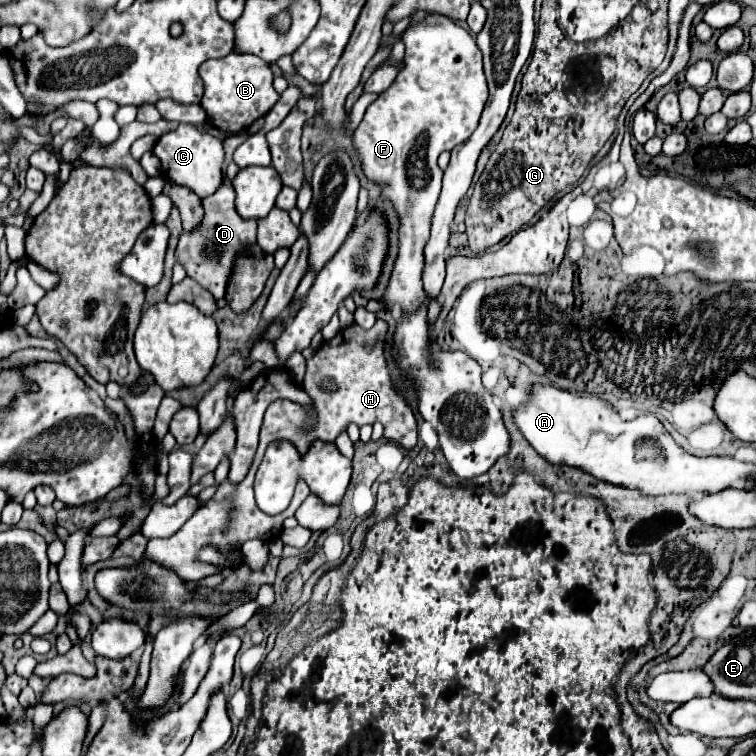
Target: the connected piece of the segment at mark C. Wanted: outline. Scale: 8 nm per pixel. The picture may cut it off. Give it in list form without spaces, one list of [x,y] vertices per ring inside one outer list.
[[[180,124],[174,132],[164,134],[154,150],[152,150],[162,164],[162,176],[174,184],[190,188],[200,198],[206,198],[216,192],[216,188],[222,184],[222,162],[224,162],[224,150],[222,142],[212,136],[200,132],[194,124]]]

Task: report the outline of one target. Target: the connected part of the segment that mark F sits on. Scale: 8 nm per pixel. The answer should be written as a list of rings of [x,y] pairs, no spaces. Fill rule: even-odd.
[[[428,14],[404,32],[402,42],[406,44],[404,68],[392,86],[368,106],[354,132],[354,144],[364,174],[370,180],[386,184],[382,196],[394,202],[402,218],[400,252],[384,300],[370,300],[366,306],[374,313],[394,302],[400,302],[402,312],[414,312],[426,300],[422,288],[422,252],[430,236],[430,218],[442,188],[442,170],[438,168],[436,158],[440,152],[462,144],[476,130],[488,100],[482,54],[474,36],[464,26],[442,14]],[[412,154],[414,160],[420,158],[420,162],[424,162],[424,170],[428,172],[428,184],[422,188],[416,188],[408,174],[408,160]]]

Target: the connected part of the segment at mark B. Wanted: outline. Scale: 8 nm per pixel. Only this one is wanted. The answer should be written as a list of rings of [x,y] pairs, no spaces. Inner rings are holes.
[[[230,52],[230,56],[218,58],[218,60],[208,60],[200,66],[200,78],[204,80],[204,96],[202,96],[202,108],[206,112],[206,120],[212,128],[224,132],[224,134],[238,134],[240,130],[248,128],[254,120],[266,116],[270,108],[280,100],[280,94],[272,86],[272,70],[266,62],[262,62],[254,54],[240,54],[240,52]]]

